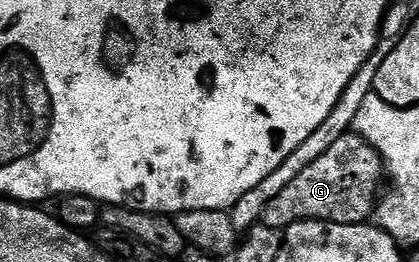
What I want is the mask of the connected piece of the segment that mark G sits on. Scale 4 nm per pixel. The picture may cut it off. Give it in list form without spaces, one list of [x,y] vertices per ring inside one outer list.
[[[349,132],[337,140],[314,164],[310,164],[270,204],[262,215],[263,225],[283,232],[296,222],[333,222],[359,226],[373,217],[378,195],[385,185],[384,161],[361,134]]]

